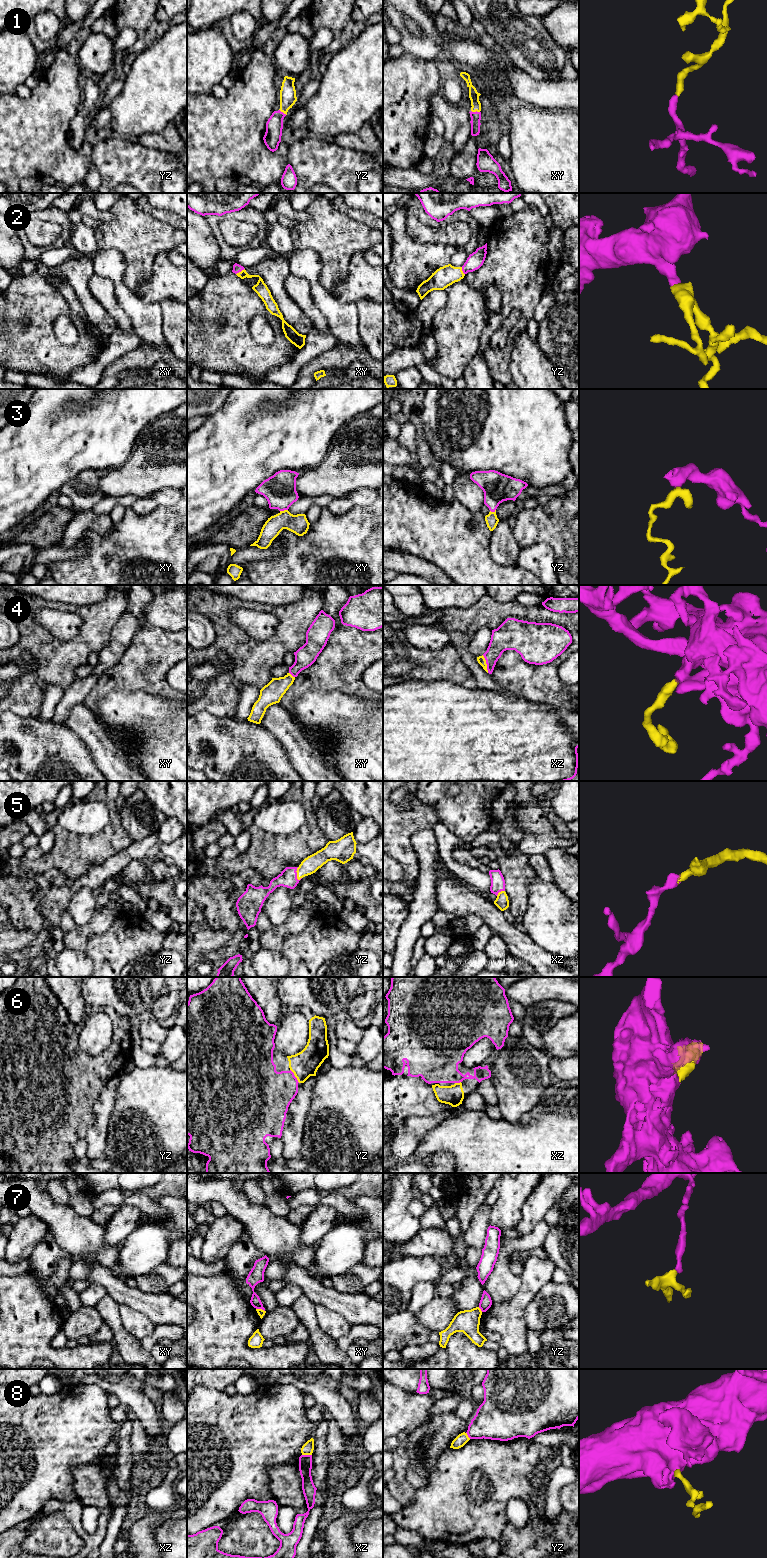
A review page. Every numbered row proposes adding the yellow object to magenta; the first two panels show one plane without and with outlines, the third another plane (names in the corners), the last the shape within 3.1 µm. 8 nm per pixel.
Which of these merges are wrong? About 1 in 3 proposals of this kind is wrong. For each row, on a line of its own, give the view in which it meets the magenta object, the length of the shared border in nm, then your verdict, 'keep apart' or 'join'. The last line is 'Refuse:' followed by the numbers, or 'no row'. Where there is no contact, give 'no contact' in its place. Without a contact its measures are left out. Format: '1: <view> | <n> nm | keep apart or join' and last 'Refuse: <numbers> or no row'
1: xy | 70 nm | join
2: xy | 90 nm | join
3: xy | 70 nm | join
4: xz | 150 nm | join
5: yz | 110 nm | join
6: yz | 70 nm | join
7: yz | 50 nm | keep apart
8: xz | 80 nm | keep apart
Refuse: 7, 8

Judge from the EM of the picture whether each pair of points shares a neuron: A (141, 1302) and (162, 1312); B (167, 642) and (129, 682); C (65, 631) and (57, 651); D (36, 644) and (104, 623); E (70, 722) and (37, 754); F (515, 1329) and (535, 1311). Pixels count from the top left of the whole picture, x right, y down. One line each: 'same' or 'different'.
A: same
B: same
C: different
D: same
E: different
F: different

